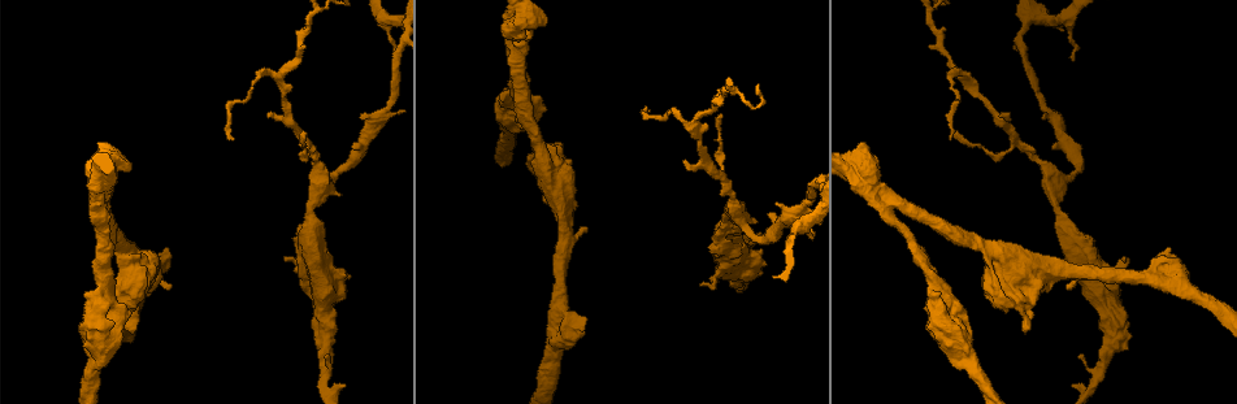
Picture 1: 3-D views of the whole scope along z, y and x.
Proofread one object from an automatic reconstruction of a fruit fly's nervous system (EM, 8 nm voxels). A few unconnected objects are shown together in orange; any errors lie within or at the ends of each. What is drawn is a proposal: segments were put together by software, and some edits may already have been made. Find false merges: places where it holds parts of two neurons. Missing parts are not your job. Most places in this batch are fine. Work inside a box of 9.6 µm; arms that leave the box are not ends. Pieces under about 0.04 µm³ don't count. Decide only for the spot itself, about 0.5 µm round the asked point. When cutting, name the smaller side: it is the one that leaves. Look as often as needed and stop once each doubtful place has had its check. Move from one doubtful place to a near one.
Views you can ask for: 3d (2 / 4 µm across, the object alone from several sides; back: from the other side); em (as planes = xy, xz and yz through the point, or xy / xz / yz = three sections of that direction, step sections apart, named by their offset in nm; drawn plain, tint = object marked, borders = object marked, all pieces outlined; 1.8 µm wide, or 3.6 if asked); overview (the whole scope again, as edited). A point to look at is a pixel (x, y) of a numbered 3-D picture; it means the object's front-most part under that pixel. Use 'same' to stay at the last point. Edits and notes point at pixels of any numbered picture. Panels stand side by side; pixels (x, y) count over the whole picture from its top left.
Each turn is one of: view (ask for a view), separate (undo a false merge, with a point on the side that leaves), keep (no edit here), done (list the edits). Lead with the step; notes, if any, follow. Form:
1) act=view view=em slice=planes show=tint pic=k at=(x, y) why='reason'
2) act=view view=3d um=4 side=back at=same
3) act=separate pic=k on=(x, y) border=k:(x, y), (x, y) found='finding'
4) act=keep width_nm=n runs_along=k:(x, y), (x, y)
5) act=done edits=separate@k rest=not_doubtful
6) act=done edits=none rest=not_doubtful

act=view view=em um=3.6 slice=xz step=8 show=tint pic=1 at=(727, 226) why='thick turns thin'

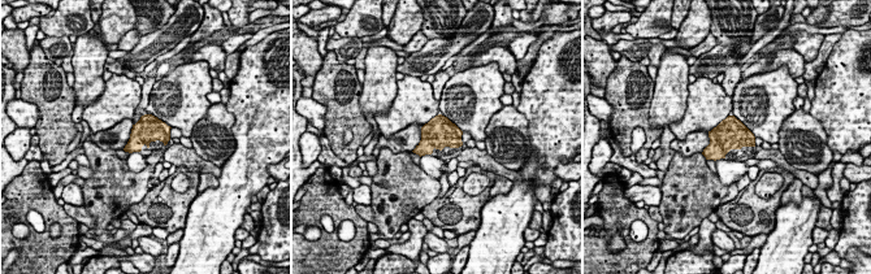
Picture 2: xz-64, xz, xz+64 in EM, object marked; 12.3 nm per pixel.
act=view view=em um=3.6 slice=planes show=tint at=same why='cut it another way'

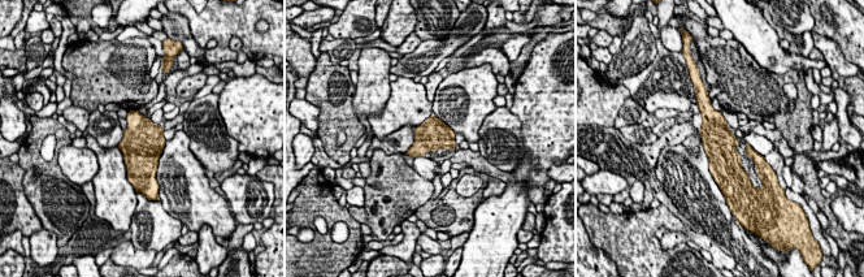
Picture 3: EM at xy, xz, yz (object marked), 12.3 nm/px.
act=keep found='continuous, no second neuron'

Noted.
act=view view=3d um=4 pic=1 at=(1006, 256) why='calibre changes'

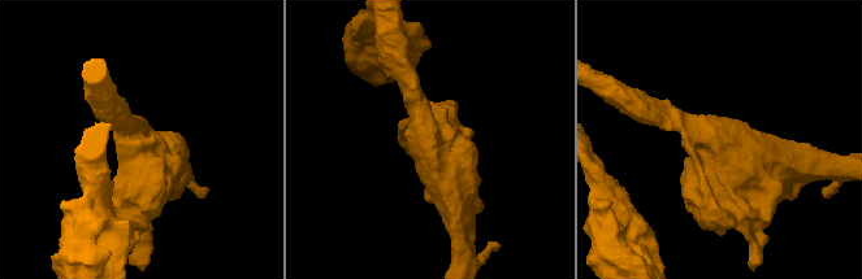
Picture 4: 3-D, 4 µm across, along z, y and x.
act=view view=em um=3.6 slice=planes show=tint pic=4 at=(722, 142)

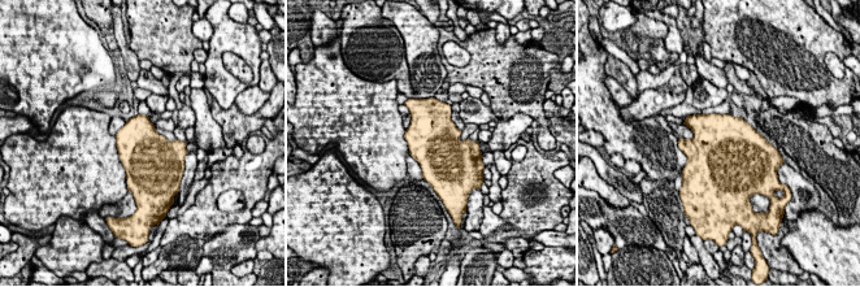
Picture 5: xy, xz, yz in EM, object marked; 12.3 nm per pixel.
act=keep found='continuous, no second neuron'

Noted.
act=view view=3d um=4 pic=1 at=(101, 206) why='a fork'

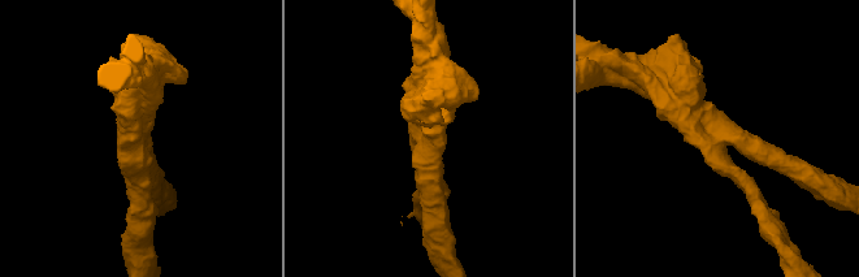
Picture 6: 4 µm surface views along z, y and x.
act=view view=em slice=planes show=plain pic=6 at=(429, 146) why='need the tissue'

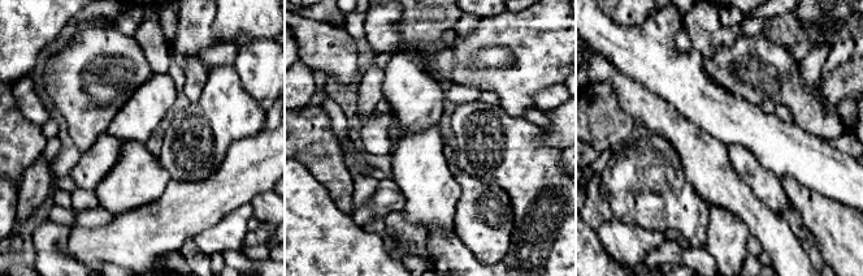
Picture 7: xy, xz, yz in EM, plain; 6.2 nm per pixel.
act=view view=em slice=planes show=tint at=same

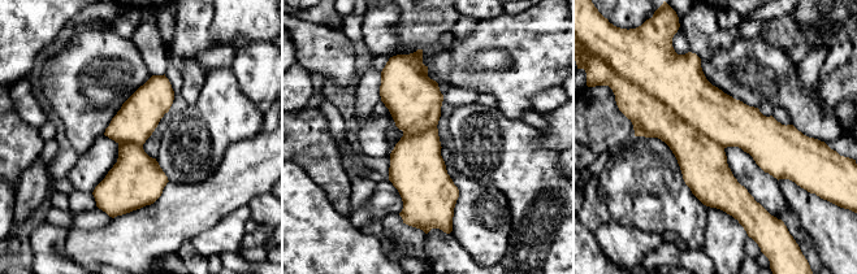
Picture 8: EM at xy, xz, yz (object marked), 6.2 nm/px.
act=separate pic=8 on=(698, 156) found='two neurons meet here'

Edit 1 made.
act=view view=overview why='see it whole again'

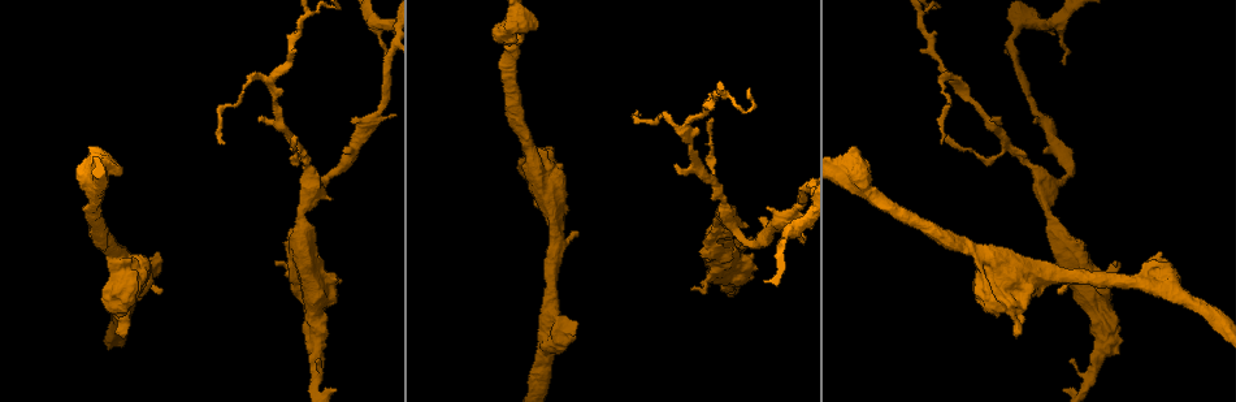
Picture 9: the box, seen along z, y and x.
act=view view=em slice=planes show=tint pic=9 at=(861, 185) why='calibre changes'

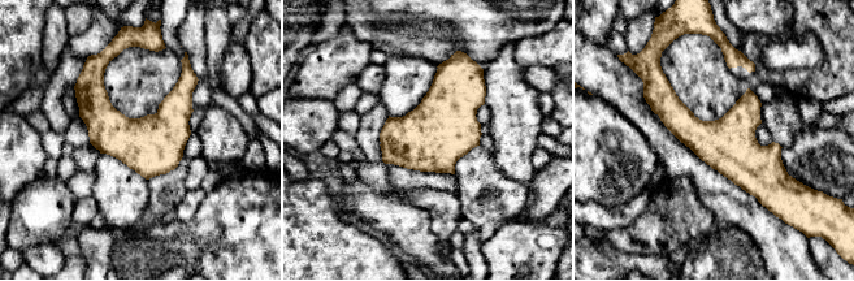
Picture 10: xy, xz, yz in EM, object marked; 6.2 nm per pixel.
act=keep width_nm=340 found='all the same neuron'

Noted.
act=view view=em um=3.6 slice=yz step=8 show=tint pic=4 at=(458, 217) why='calibre changes'

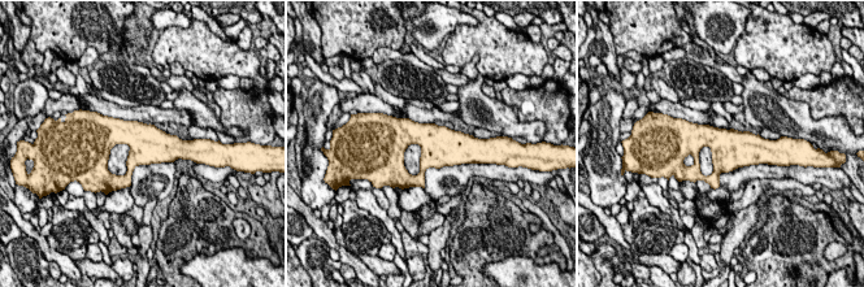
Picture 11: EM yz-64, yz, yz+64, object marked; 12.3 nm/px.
act=view view=em um=3.6 slice=planes show=tint at=same why='another direction'

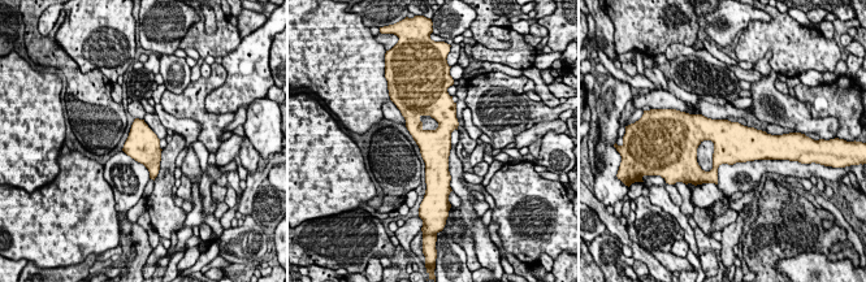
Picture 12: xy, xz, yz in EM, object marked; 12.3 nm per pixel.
act=keep width_nm=380 found='continuous, no second neuron'

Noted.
act=done edits=separate@8 rest=not_doubtful

